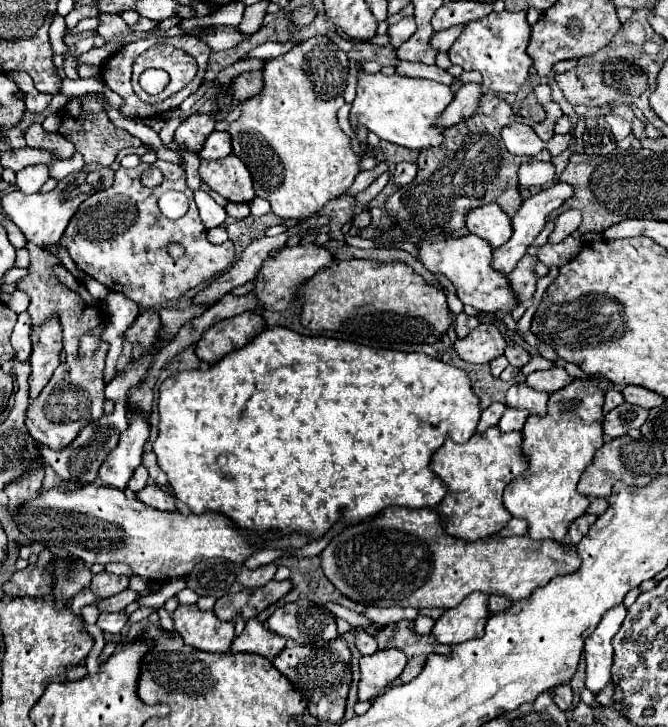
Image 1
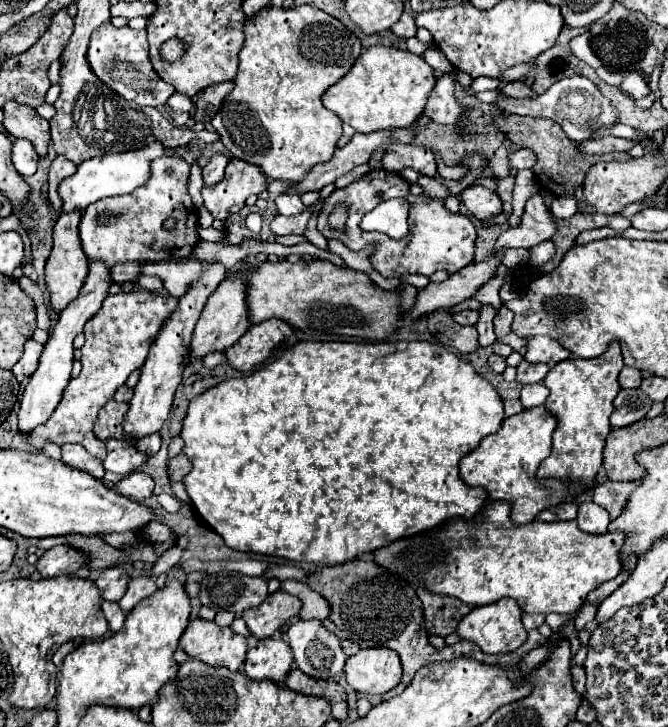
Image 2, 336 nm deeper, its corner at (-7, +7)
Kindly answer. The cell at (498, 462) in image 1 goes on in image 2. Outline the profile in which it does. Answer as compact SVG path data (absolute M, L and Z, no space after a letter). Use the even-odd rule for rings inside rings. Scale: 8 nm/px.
M545 406L523 410L507 418L499 432L481 440L477 450L469 452L459 468L461 478L469 486L483 486L491 500L507 500L513 506L511 520L515 524L527 524L537 518L539 512L559 506L563 502L577 502L581 490L575 484L563 484L555 478L537 478L537 468L541 460L551 454L551 436L557 426L557 418Z

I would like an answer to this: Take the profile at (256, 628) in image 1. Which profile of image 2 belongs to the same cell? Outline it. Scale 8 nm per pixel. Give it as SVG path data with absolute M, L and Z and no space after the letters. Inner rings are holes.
M259 640L247 652L245 674L251 680L273 680L275 684L285 684L287 672L293 664L293 652L285 640Z

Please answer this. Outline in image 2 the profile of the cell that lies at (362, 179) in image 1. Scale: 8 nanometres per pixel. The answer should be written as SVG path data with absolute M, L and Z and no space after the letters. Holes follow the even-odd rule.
M301 212L297 216L275 216L269 224L269 228L273 230L273 234L281 236L281 234L303 234L307 220L309 220L309 212Z

